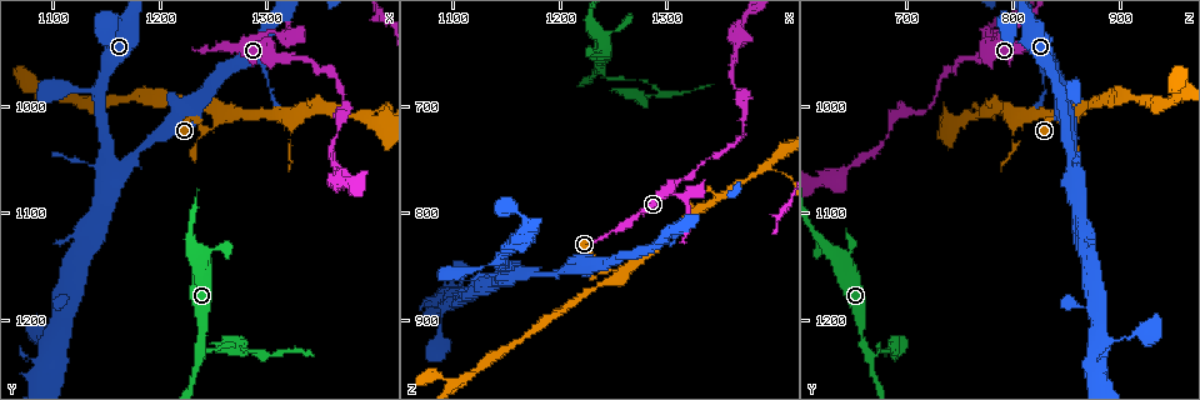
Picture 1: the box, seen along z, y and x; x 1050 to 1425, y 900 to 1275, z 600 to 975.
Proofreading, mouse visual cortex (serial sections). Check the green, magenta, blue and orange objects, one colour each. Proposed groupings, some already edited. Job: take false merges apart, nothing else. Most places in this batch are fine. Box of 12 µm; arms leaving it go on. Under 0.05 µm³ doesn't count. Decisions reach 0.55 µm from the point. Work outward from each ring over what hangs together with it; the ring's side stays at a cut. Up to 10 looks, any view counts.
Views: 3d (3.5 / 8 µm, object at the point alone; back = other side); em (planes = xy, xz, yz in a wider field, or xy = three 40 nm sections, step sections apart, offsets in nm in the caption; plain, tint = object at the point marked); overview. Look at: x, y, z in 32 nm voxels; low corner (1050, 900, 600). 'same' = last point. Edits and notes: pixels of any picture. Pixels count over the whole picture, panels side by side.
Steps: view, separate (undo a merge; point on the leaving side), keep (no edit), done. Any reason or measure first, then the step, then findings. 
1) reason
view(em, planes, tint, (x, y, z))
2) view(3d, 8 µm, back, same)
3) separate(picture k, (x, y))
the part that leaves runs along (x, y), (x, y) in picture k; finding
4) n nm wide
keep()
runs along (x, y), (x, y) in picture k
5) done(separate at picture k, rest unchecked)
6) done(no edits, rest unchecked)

abrupt turn
view(3d, 3.5 µm, (1316, 934, 788))

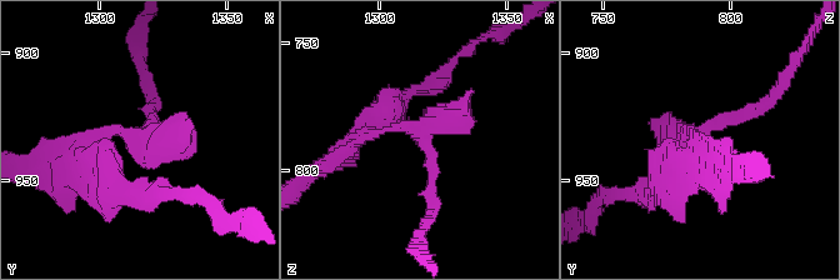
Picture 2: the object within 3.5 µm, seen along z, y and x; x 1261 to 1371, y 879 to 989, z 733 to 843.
view(em, xy, step 3, tint, (1317, 933, 789))

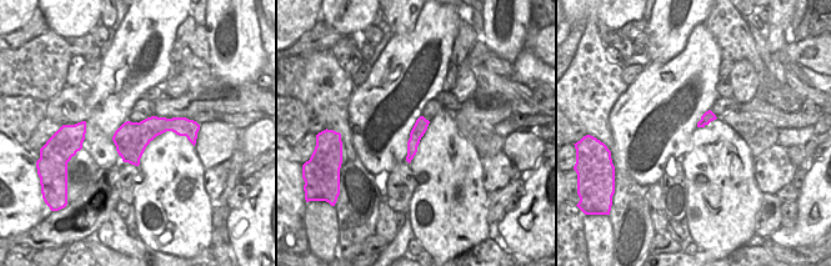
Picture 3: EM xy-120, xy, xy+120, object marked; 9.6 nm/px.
separate(picture 2, (754, 110))
the part that leaves runs along (713, 124), (764, 108), (799, 54) in picture 2; a second cell is stuck on

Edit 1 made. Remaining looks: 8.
redraw
view(overview)

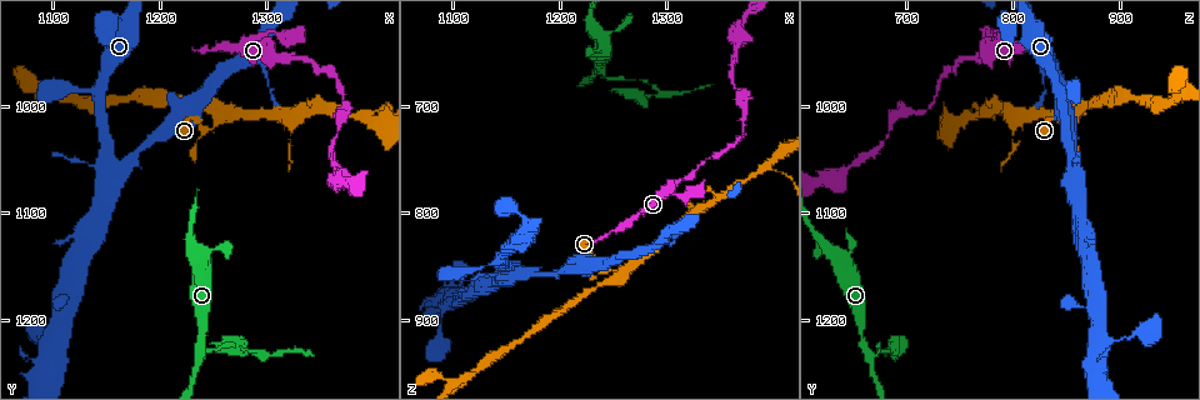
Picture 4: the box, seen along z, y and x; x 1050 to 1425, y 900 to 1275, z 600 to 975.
sharp bend
view(em, xy, step 3, tint, (1370, 1004, 690))

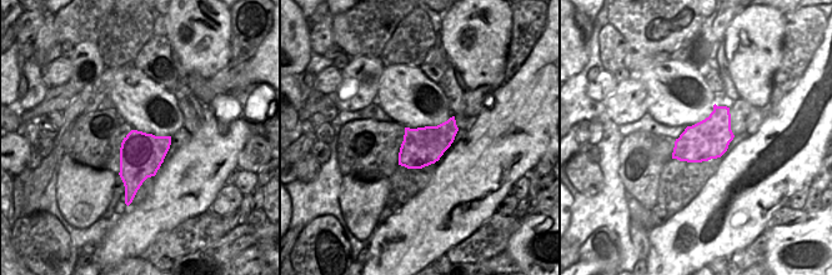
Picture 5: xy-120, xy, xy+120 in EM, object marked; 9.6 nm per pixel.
wider look
view(3d, 3.5 µm, same)

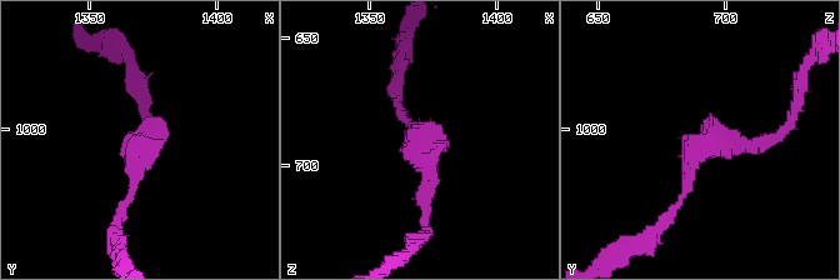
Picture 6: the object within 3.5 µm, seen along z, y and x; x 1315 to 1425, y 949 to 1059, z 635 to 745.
keep()
runs along (784, 125), (759, 144), (704, 144), (673, 213) in picture 6; continuous, no second cell

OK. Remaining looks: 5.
sharp bend
view(3d, 3.5 µm, (1256, 1008, 858))

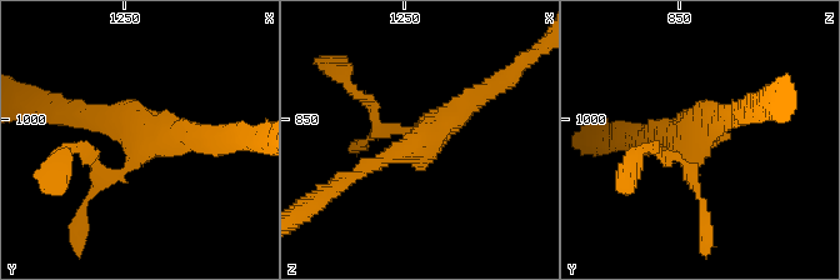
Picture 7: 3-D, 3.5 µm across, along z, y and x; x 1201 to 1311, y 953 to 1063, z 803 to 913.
view(em, xy, step 3, tint, (1258, 1008, 858))

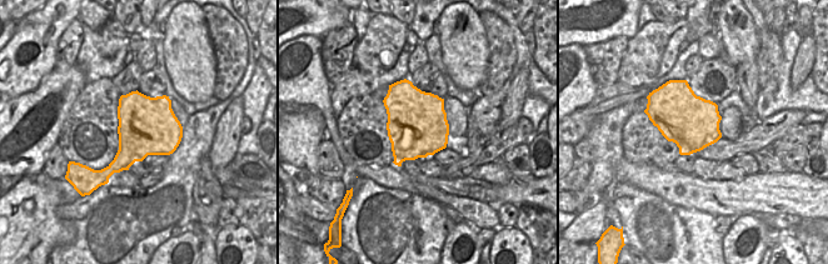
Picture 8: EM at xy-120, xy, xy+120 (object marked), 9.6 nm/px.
arms of 150, 200, 300 nm
keep()
runs along (374, 111), (381, 130), (424, 136), (493, 85) in picture 7; continuous, no second cell

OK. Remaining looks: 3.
thin arm on a thick one
view(3d, 3.5 µm, (1094, 1220, 882))

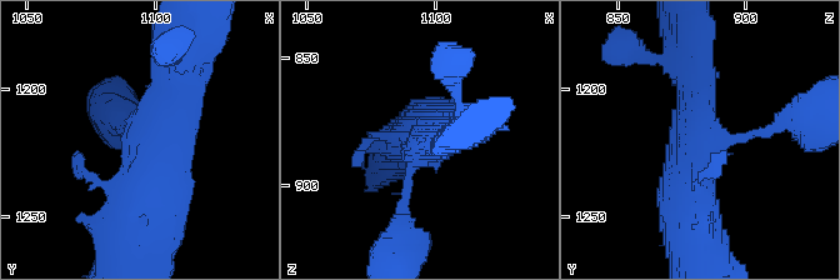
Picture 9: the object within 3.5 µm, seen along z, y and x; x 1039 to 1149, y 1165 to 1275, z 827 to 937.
3 arms; arms of 150, 450, 600 nm
keep()
runs along (183, 71), (133, 229) in picture 9; all the same cell

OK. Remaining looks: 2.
done(separate at picture 2, rest unchecked)

